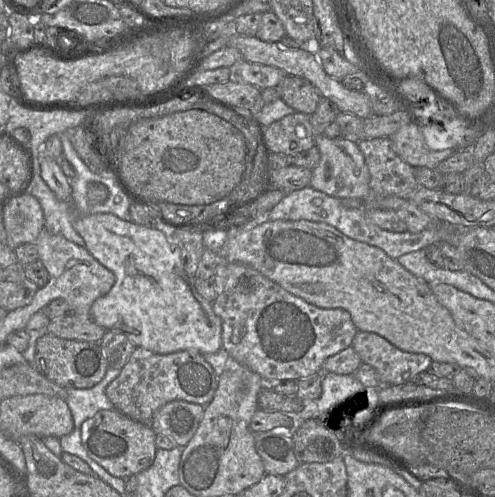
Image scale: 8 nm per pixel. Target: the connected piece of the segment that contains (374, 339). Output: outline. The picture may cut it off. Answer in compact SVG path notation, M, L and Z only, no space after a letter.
M357 331L352 345L362 363L371 365L378 373L381 385L398 385L430 368L432 359L423 353L405 352L382 336Z

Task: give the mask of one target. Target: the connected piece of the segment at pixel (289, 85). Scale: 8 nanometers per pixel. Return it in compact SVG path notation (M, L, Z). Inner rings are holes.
M285 75L275 87L278 97L296 112L312 115L321 95L306 79L293 75Z

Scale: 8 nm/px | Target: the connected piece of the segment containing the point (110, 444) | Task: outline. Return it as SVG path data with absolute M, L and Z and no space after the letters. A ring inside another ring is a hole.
M117 409L100 410L81 425L81 441L90 458L114 477L129 477L149 468L157 450L155 439L150 425L134 421Z

